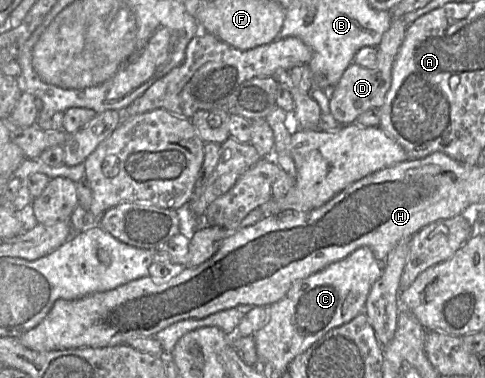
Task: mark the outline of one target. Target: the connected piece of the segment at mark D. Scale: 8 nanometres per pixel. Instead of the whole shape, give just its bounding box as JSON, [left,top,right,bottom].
[329,17,406,125]

